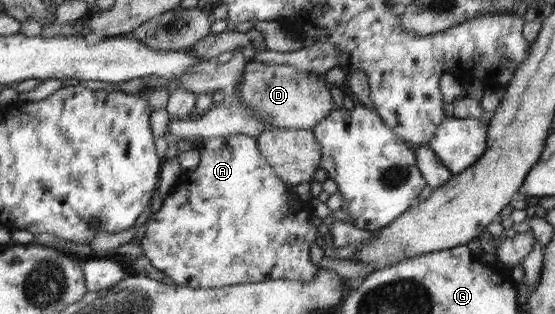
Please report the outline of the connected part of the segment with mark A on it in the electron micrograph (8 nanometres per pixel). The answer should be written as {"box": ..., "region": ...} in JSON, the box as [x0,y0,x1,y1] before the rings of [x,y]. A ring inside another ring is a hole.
{"box":[140,134,318,289],"region":[[[233,134],[226,138],[201,140],[197,146],[200,152],[200,161],[197,168],[194,171],[189,171],[189,174],[187,174],[187,178],[189,178],[187,186],[175,186],[168,197],[162,200],[163,204],[161,208],[149,218],[143,239],[140,240],[143,255],[150,260],[151,264],[157,268],[157,270],[160,270],[163,274],[172,278],[175,285],[194,289],[210,289],[279,279],[309,282],[309,280],[313,280],[318,274],[317,266],[309,260],[309,246],[311,246],[311,242],[315,242],[315,238],[317,238],[317,226],[315,227],[315,232],[311,232],[311,238],[307,238],[309,244],[297,244],[297,240],[289,238],[289,234],[281,230],[281,228],[283,228],[283,226],[281,226],[281,220],[293,214],[293,212],[289,210],[289,202],[291,202],[289,188],[287,188],[287,184],[285,184],[282,177],[278,176],[277,170],[269,163],[266,157],[262,155],[261,149],[257,148],[258,142],[255,142],[255,139],[256,138],[251,138],[251,136],[246,136],[245,134]]]}

